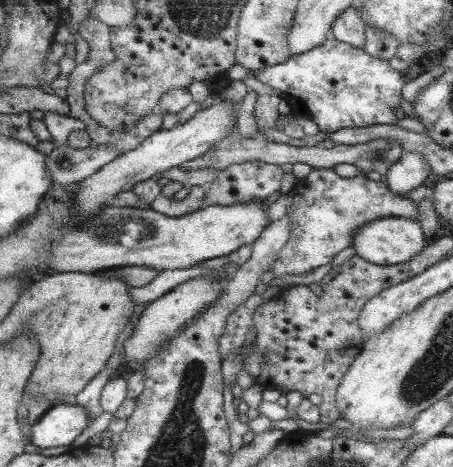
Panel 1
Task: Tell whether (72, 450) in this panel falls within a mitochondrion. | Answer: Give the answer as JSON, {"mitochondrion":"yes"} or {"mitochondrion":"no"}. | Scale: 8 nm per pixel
{"mitochondrion":"no"}

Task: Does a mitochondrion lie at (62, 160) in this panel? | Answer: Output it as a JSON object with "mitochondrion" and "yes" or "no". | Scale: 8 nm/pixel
{"mitochondrion":"no"}

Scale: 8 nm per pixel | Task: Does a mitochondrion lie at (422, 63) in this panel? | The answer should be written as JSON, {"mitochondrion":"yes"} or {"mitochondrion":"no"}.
{"mitochondrion":"no"}

